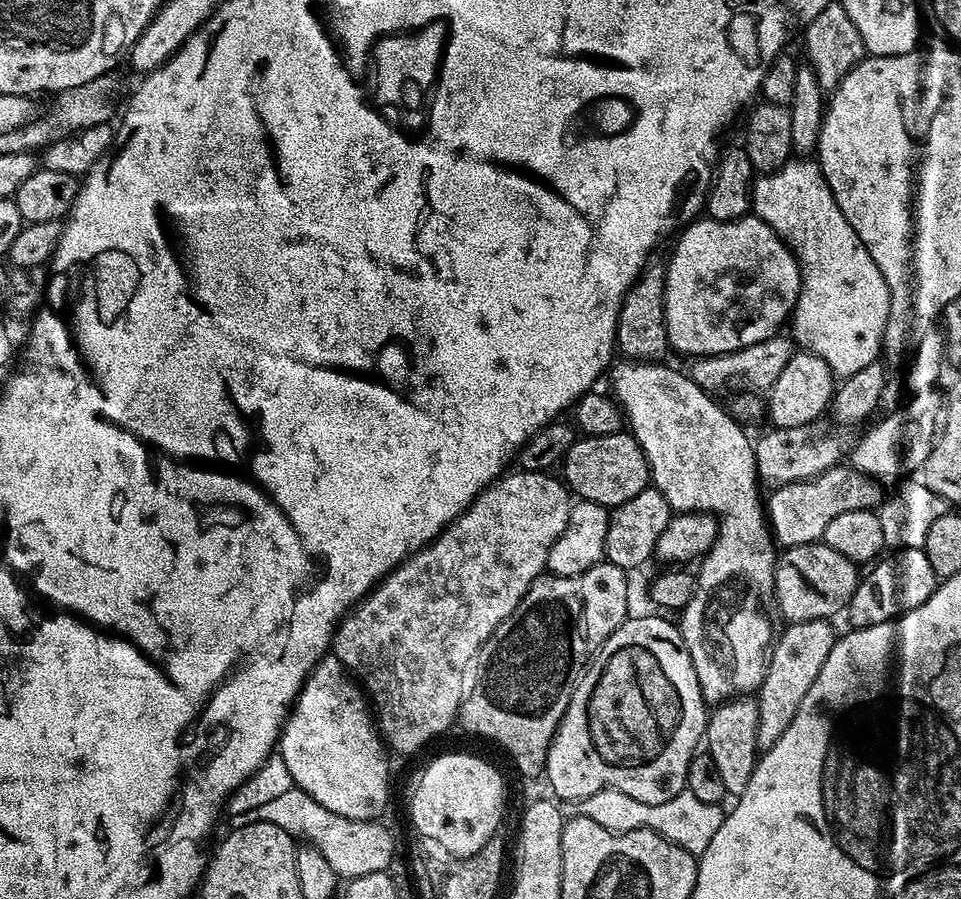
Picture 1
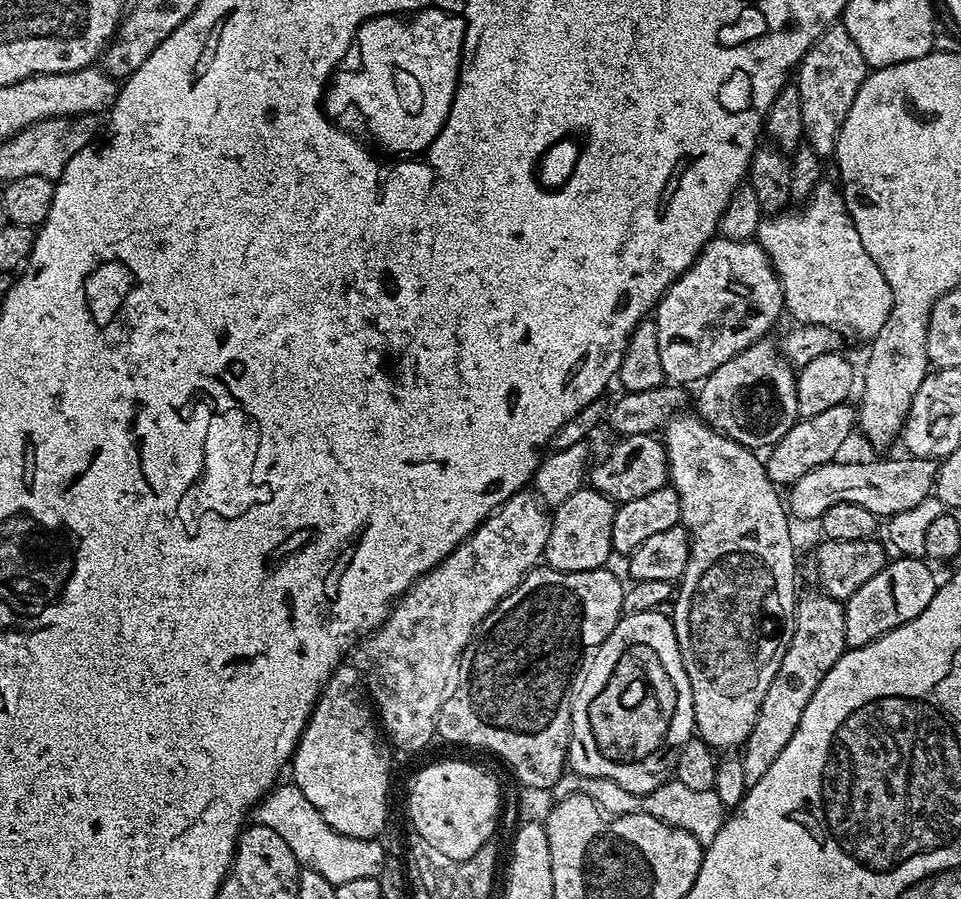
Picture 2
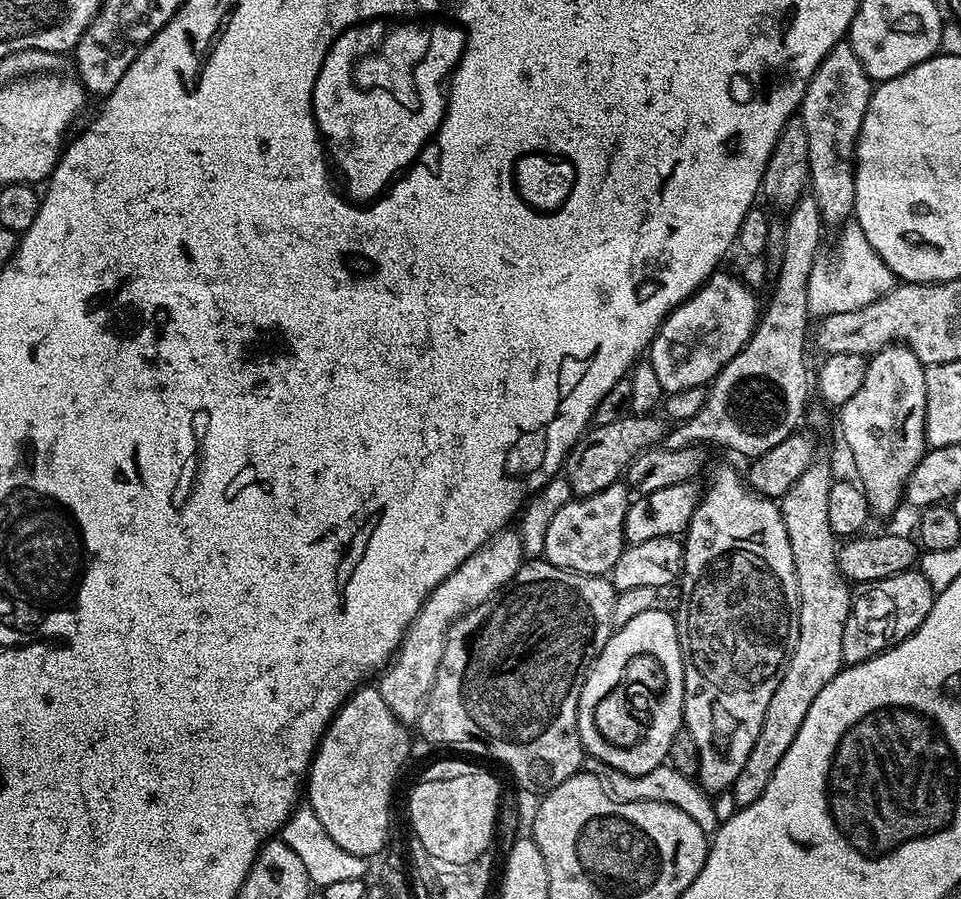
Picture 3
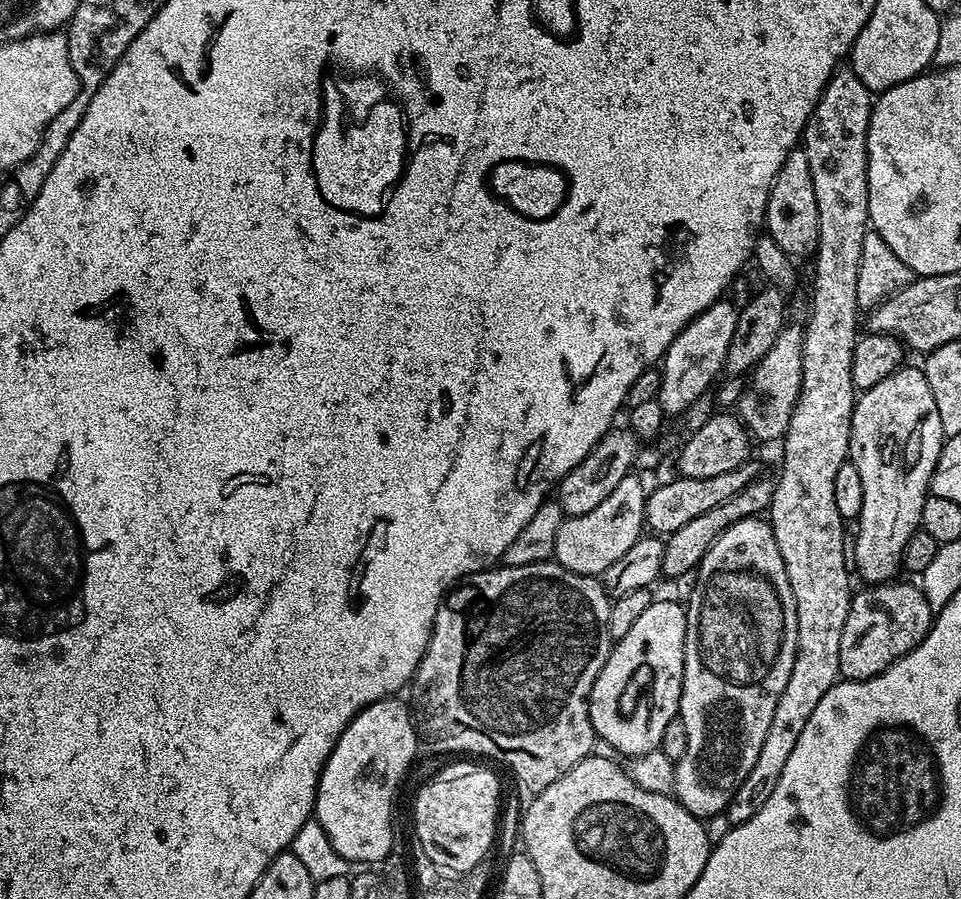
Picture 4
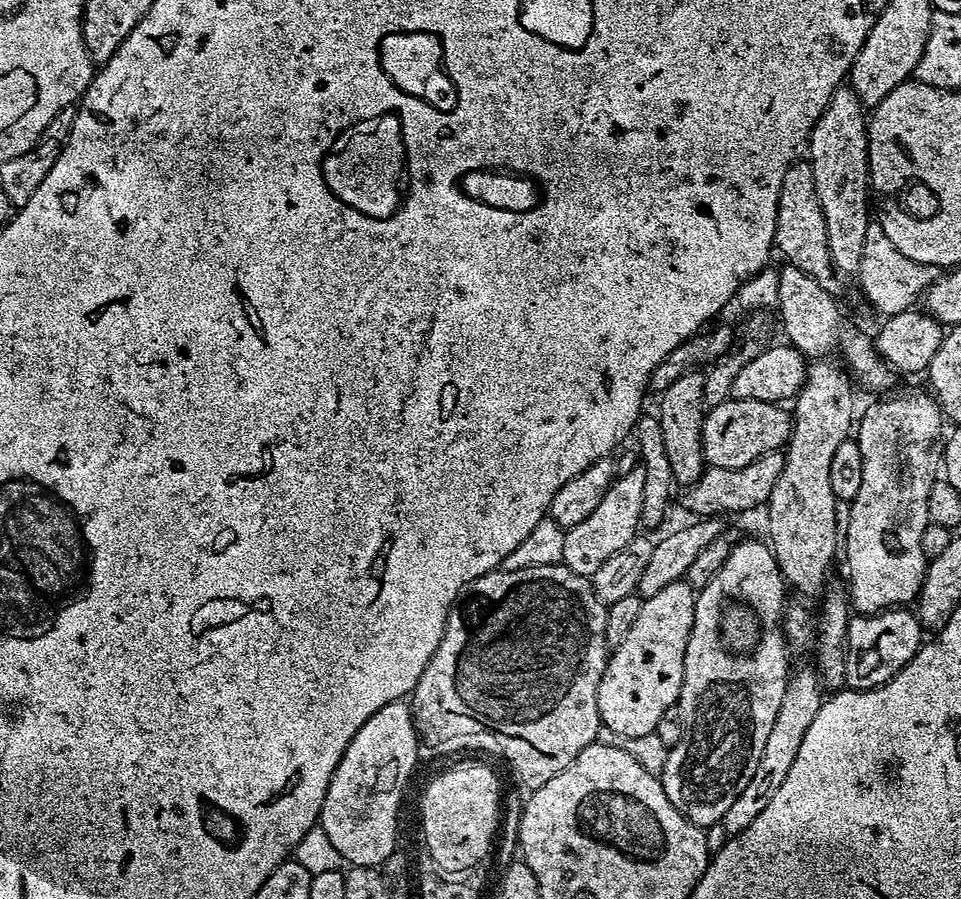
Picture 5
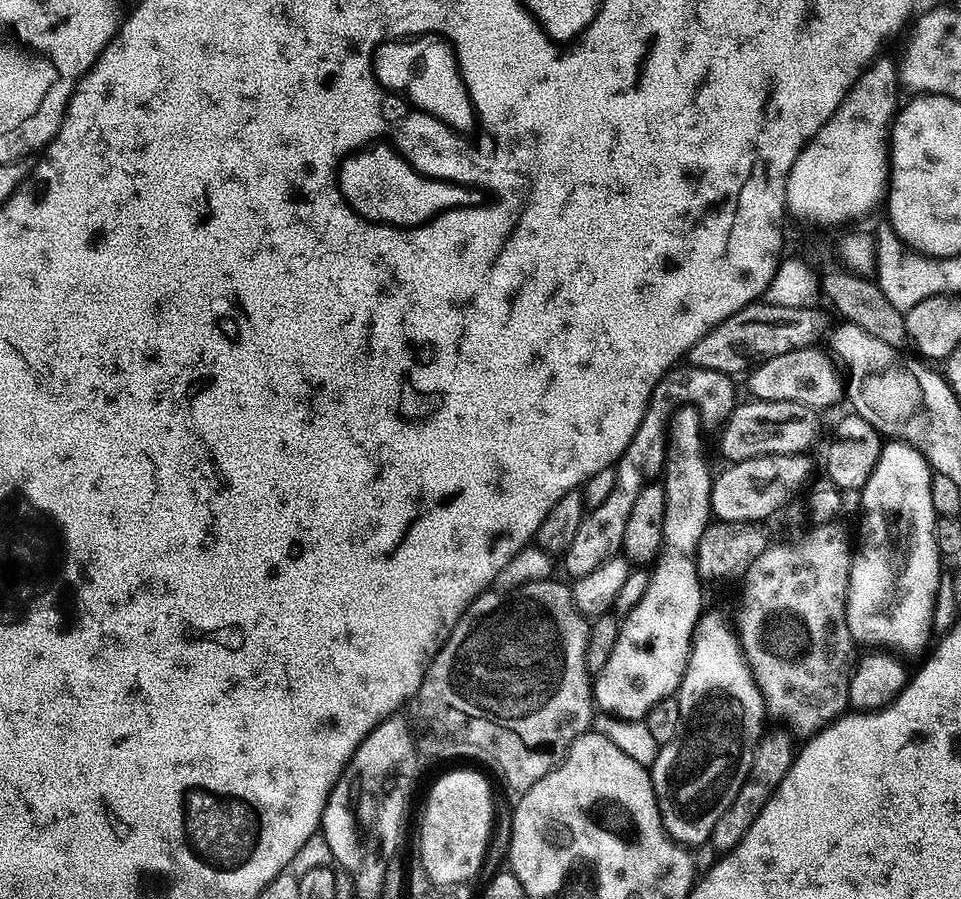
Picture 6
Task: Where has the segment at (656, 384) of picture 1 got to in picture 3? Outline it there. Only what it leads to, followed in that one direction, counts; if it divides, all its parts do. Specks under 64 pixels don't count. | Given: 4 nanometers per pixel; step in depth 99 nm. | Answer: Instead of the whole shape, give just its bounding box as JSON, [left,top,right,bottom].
[676,468,800,794]

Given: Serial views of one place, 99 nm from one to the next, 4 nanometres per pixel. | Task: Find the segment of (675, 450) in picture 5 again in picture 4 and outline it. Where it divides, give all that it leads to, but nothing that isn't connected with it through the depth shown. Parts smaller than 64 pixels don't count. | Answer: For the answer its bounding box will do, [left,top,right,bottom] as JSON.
[656,298,737,418]

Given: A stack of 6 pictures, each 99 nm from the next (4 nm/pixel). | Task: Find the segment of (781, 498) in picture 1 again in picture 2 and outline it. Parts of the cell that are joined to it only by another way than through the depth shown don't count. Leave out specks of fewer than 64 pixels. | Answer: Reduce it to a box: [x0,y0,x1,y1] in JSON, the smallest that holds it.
[786,456,938,521]

